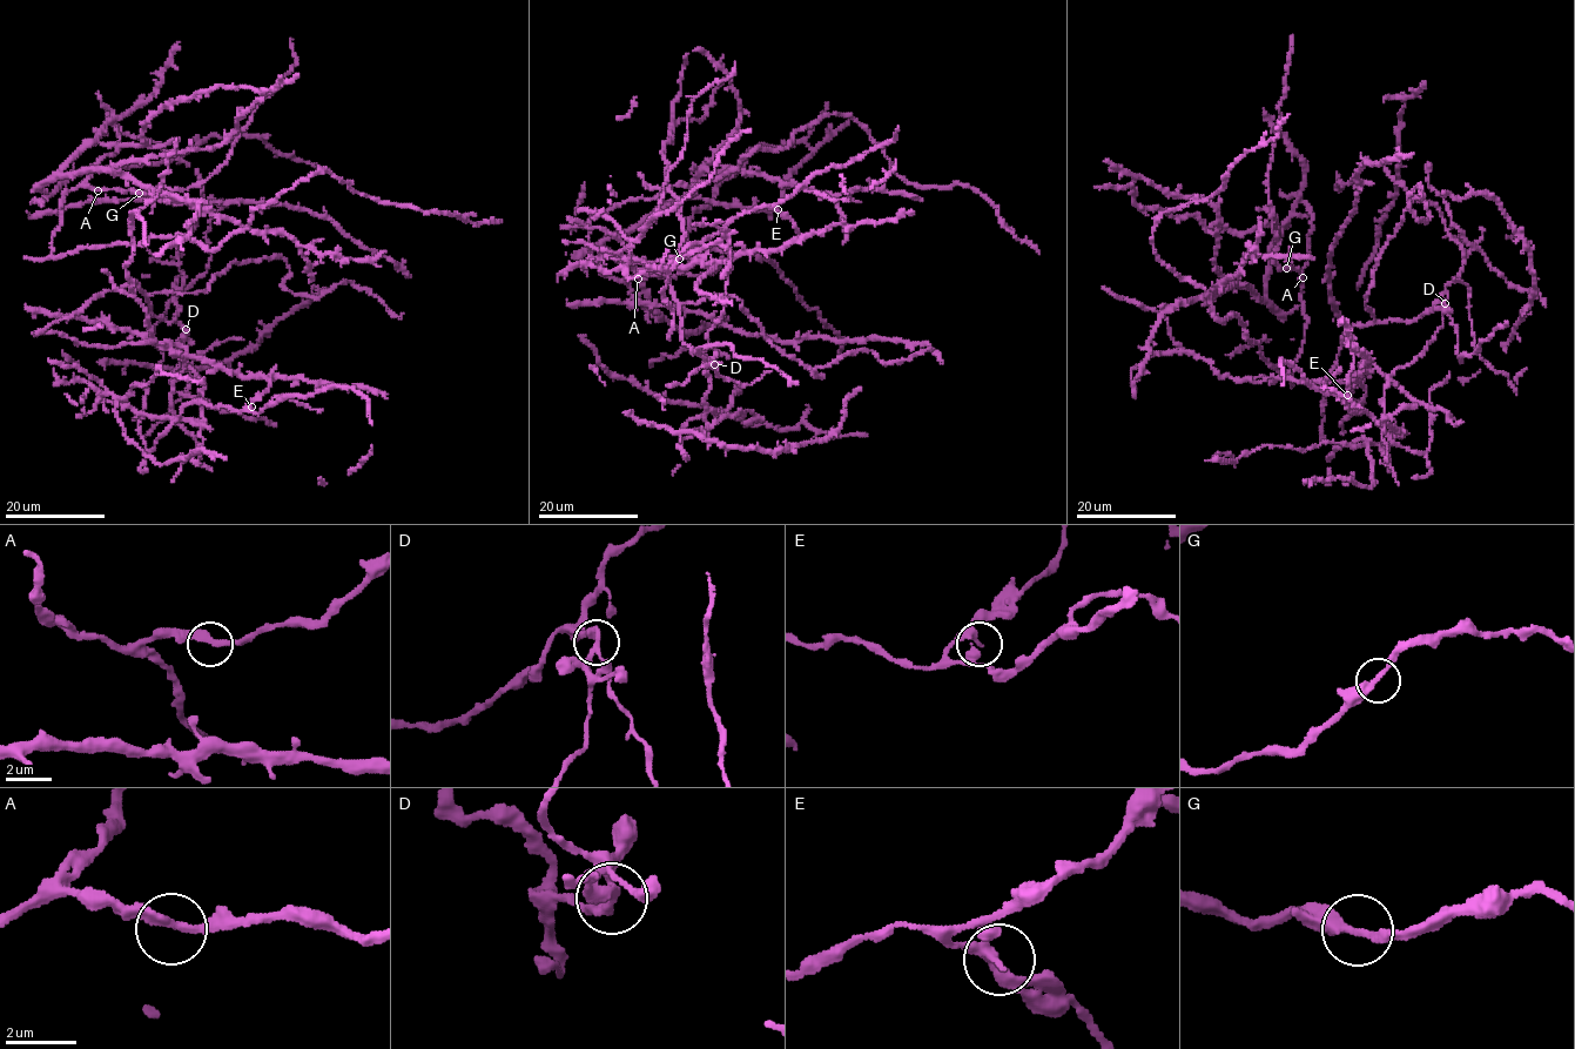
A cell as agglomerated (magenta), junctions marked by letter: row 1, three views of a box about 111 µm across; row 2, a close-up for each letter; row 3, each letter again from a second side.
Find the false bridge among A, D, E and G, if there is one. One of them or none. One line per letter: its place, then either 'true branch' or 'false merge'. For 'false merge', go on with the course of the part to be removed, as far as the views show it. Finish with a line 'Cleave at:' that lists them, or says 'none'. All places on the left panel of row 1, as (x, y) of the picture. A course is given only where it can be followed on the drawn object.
A: (98, 190) | true branch
D: (186, 329) | false merge | (186, 330), (176, 348), (180, 360), (203, 385), (203, 442), (170, 483)
E: (251, 407) | true branch
G: (139, 193) | true branch
Cleave at: D

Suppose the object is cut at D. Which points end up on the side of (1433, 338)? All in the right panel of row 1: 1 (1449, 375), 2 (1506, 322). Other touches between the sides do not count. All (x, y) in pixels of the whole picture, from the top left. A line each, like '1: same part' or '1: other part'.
1: other part
2: same part

